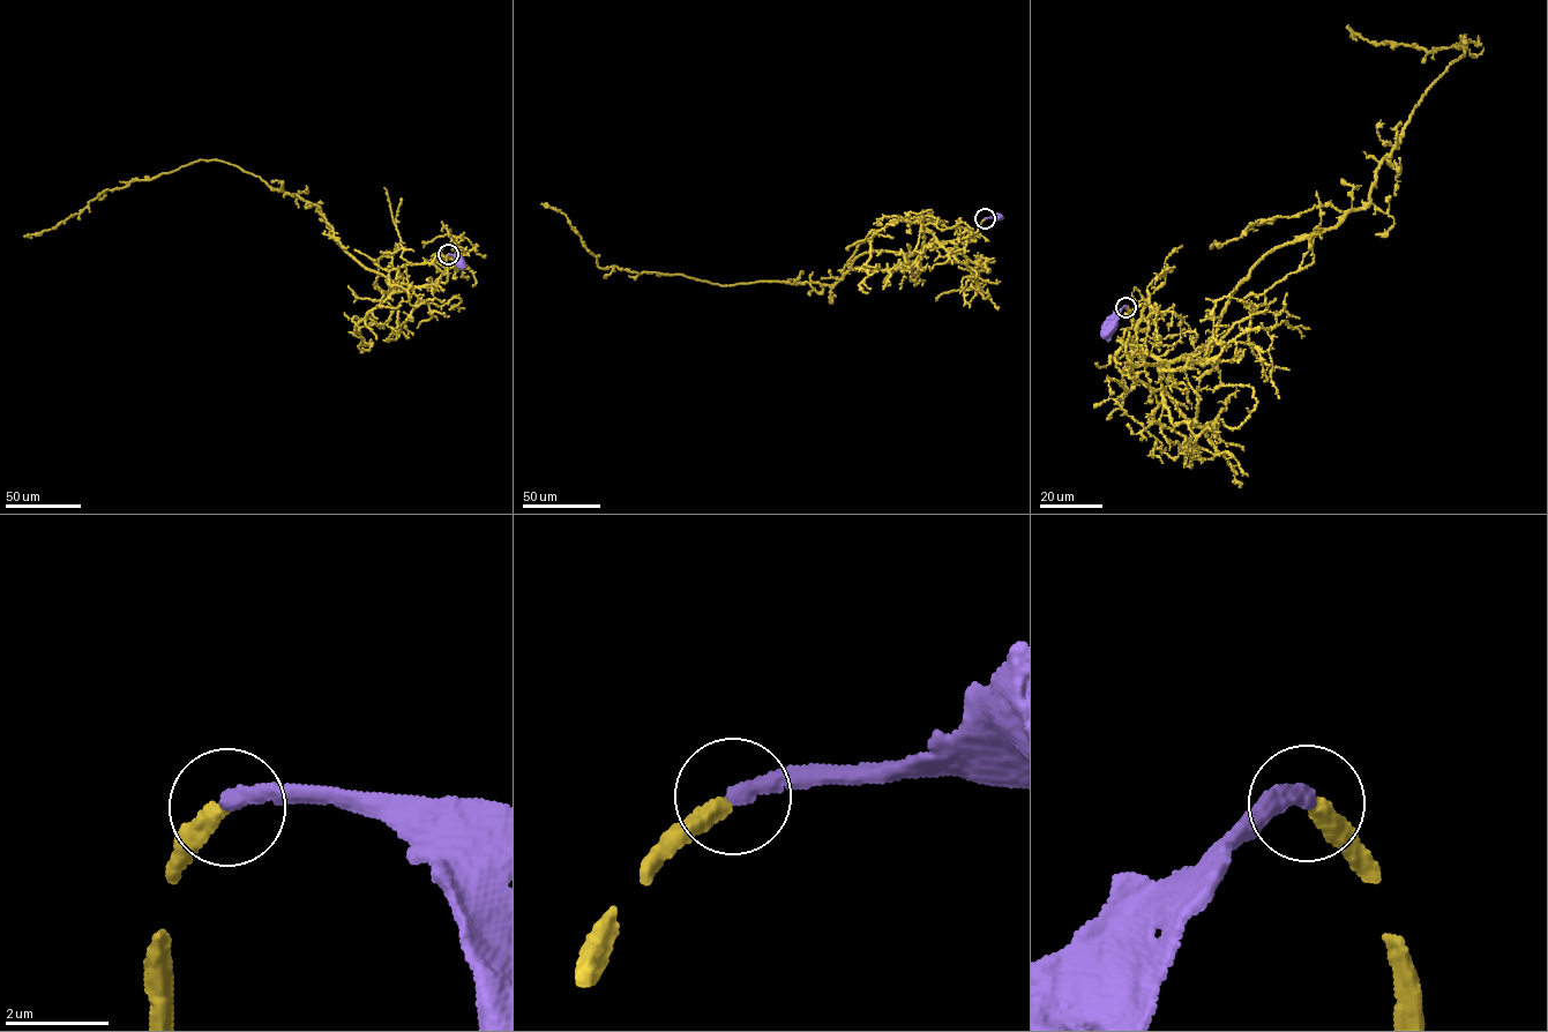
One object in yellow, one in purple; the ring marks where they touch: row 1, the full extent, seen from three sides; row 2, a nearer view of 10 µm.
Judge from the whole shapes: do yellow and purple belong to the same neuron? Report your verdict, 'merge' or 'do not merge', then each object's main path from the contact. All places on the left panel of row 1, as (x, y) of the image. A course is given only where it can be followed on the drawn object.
merge; course yellow (448, 254), (445, 282), (391, 282), (346, 253), (313, 203), (214, 159), (104, 191), (80, 212), (31, 238); course purple (448, 254), (455, 255), (462, 263)

